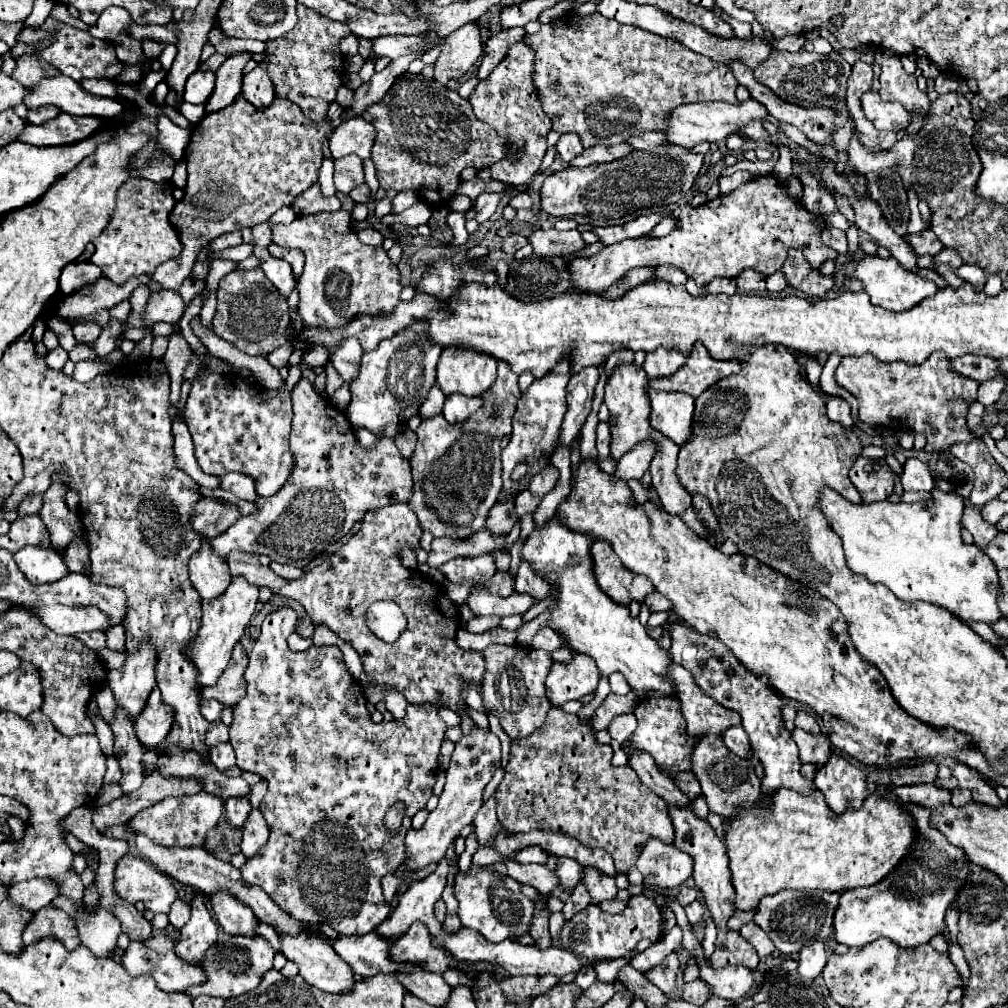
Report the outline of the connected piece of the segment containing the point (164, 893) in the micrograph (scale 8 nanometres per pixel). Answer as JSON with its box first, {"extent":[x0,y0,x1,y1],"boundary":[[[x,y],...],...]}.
{"extent":[115,853,177,913],"boundary":[[[127,853],[115,865],[115,893],[127,903],[145,903],[151,913],[169,913],[171,903],[177,899],[177,887],[171,877],[153,869],[149,861],[139,855]]]}

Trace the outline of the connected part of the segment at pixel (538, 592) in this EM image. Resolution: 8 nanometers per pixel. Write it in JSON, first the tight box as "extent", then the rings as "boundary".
{"extent":[515,565,549,603],"boundary":[[[519,565],[517,577],[515,577],[515,591],[521,595],[533,597],[533,601],[537,603],[547,597],[549,587],[545,585],[545,581],[541,581],[541,577],[533,573],[533,569],[529,569],[529,565]]]}

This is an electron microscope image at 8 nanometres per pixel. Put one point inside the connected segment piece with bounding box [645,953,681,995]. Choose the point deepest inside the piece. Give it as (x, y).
(665, 974)

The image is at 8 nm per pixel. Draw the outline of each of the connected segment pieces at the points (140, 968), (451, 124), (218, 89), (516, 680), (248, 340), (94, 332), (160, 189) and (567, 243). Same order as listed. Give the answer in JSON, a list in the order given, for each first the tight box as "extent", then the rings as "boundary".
[{"extent":[123,933,207,993],"boundary":[[[155,933],[153,941],[149,941],[149,945],[137,945],[137,941],[131,941],[125,957],[123,957],[123,967],[131,973],[131,975],[151,975],[155,977],[157,985],[167,991],[167,993],[187,993],[189,987],[193,985],[201,985],[207,981],[207,973],[203,969],[193,969],[191,965],[185,965],[185,961],[177,961],[177,957],[173,957],[173,945],[175,939],[169,933]]]},{"extent":[361,73,507,203],"boundary":[[[403,73],[397,77],[389,93],[379,103],[367,107],[361,117],[377,131],[371,159],[381,187],[419,191],[429,203],[447,201],[455,195],[461,183],[461,169],[483,169],[507,155],[507,139],[481,123],[469,109],[467,99],[423,75]]]},{"extent":[205,53,251,113],"boundary":[[[237,53],[229,57],[219,69],[217,69],[217,83],[213,89],[213,95],[205,103],[205,113],[215,113],[225,107],[229,107],[237,95],[241,93],[241,79],[243,79],[243,67],[251,59],[251,53]]]},{"extent":[481,645,553,739],"boundary":[[[489,645],[481,651],[485,659],[485,673],[481,681],[481,699],[487,713],[495,715],[503,731],[511,739],[525,739],[537,731],[551,703],[545,695],[545,677],[553,665],[553,659],[547,651],[525,647],[525,645]]]},{"extent":[211,267,289,357],"boundary":[[[261,267],[245,271],[235,269],[225,275],[217,285],[217,311],[211,321],[215,335],[235,345],[247,355],[267,357],[275,349],[287,343],[287,325],[289,325],[289,305],[287,299],[269,285]]]},{"extent":[73,321,101,343],"boundary":[[[75,321],[73,323],[73,335],[79,343],[93,343],[101,333],[101,327],[97,323],[83,323],[83,321]]]},{"extent":[91,177,181,283],"boundary":[[[129,177],[117,193],[117,209],[111,223],[97,239],[91,241],[95,245],[91,263],[99,265],[107,279],[121,283],[139,273],[153,273],[157,265],[175,259],[181,253],[179,235],[167,221],[173,207],[175,199],[171,183],[153,183]]]},{"extent":[529,229,585,257],"boundary":[[[537,229],[529,235],[529,243],[539,257],[563,257],[569,253],[575,253],[585,247],[585,241],[581,239],[581,233],[577,229],[573,231],[557,231],[557,229]]]}]

